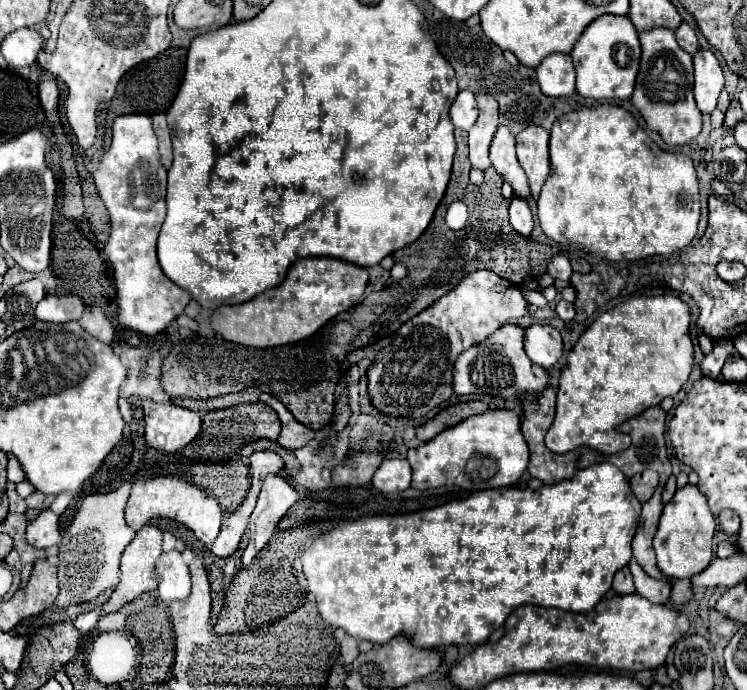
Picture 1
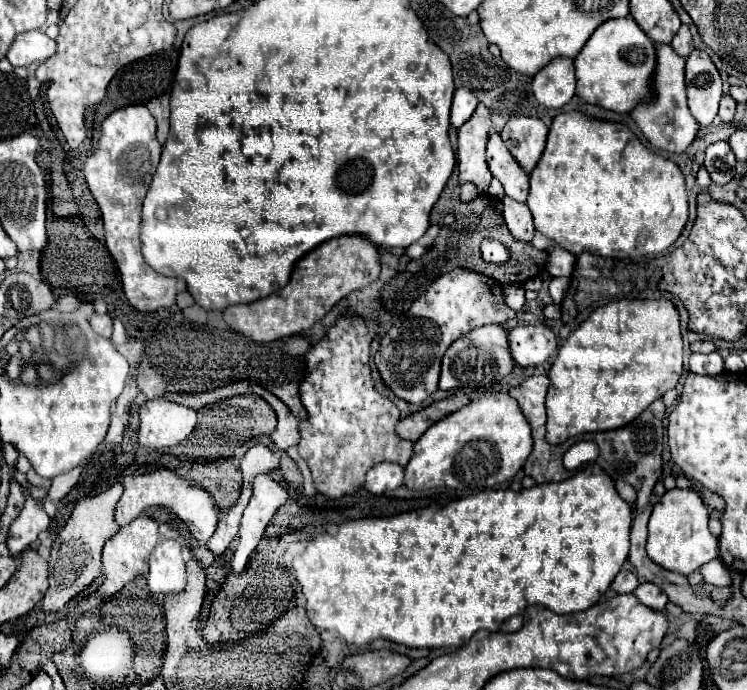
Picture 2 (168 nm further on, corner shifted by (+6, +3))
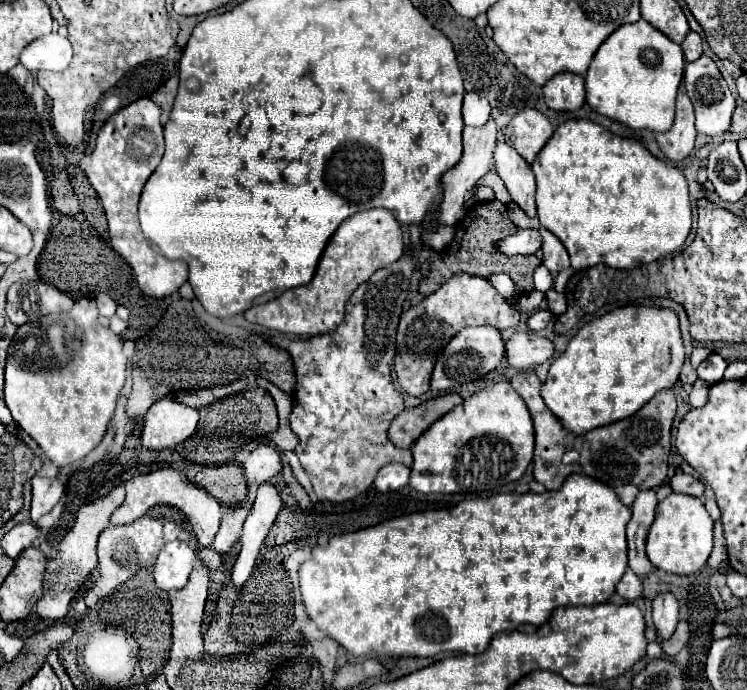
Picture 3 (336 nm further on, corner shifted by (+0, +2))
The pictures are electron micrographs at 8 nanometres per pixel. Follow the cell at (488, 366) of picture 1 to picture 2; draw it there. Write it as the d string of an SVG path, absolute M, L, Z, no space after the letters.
M484 325L466 333L458 341L450 345L442 359L442 373L440 373L440 389L478 389L482 385L492 385L504 377L508 377L516 367L516 361L510 355L508 345L508 331L502 325Z

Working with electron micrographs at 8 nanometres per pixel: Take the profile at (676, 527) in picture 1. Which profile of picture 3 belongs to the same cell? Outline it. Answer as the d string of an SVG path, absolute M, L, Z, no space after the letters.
M670 494L656 508L654 522L646 534L646 556L648 560L676 576L690 576L702 570L712 552L712 518L704 508L702 498L688 494Z

